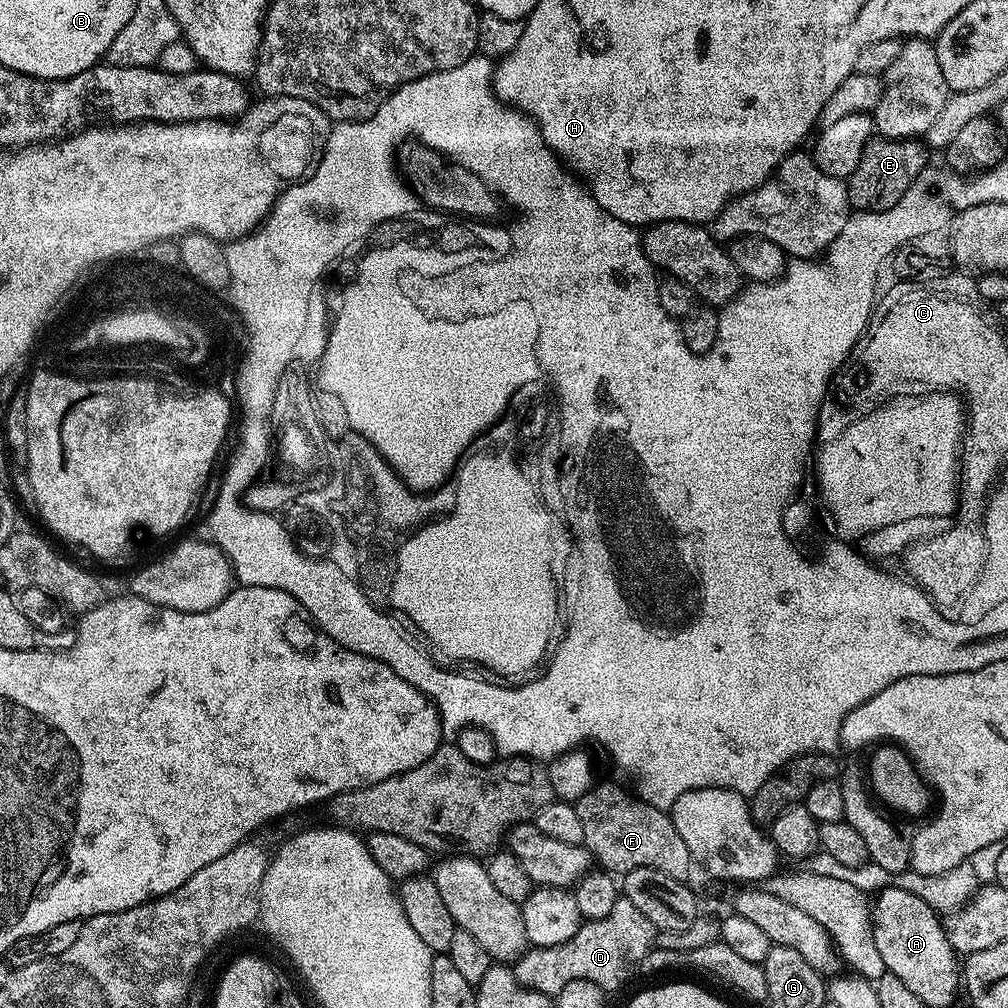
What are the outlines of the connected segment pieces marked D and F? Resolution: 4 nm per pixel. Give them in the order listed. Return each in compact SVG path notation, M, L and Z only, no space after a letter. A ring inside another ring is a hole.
M617 898L614 910L601 920L584 920L578 934L570 938L570 942L562 942L558 946L545 948L529 947L514 962L516 977L527 988L538 990L542 994L555 997L570 982L585 980L594 982L600 988L611 990L620 988L632 976L632 971L647 957L658 930L634 906L634 902Z
M593 783L592 789L575 801L578 818L582 822L583 847L588 849L593 861L606 872L623 874L639 868L653 868L662 870L662 874L670 874L670 878L687 881L692 868L694 869L694 861L690 850L686 850L686 842L682 842L677 821L672 821L668 817L671 815L663 808L651 808L645 802L636 802L630 800L616 784Z

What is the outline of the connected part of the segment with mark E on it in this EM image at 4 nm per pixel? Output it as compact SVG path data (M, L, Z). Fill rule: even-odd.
M873 139L868 147L864 149L864 157L862 158L862 162L858 164L858 170L854 170L854 174L847 177L846 183L848 186L849 205L858 212L881 212L882 210L890 210L900 201L902 194L906 194L906 190L914 182L914 178L918 178L918 174L922 174L922 170L929 167L930 160L928 160L928 156L930 156L929 149L919 139Z

